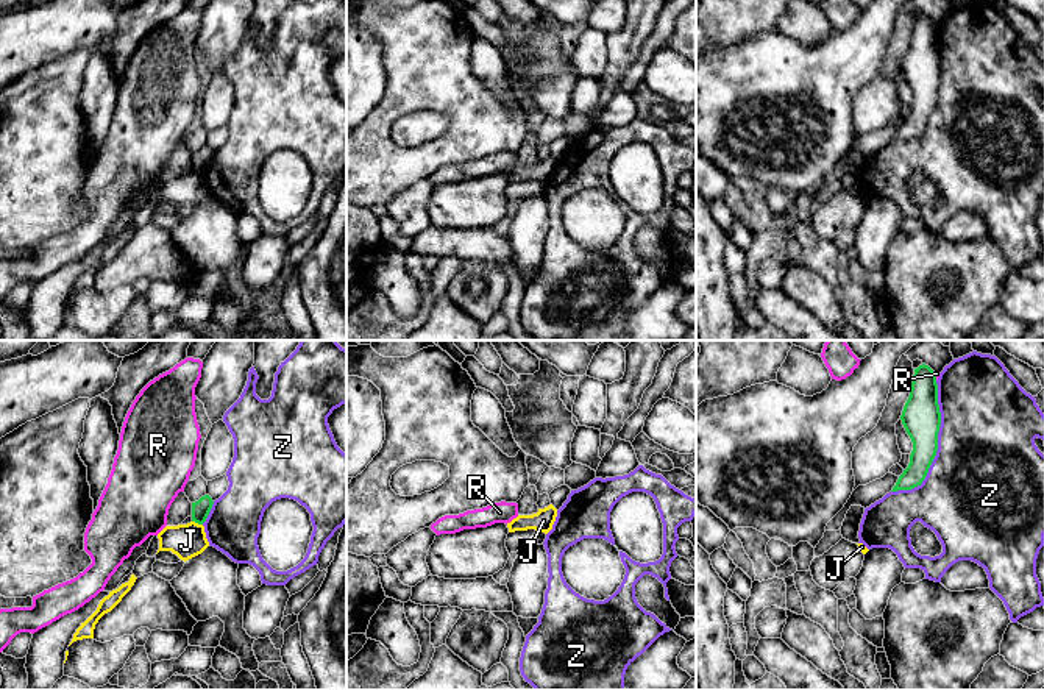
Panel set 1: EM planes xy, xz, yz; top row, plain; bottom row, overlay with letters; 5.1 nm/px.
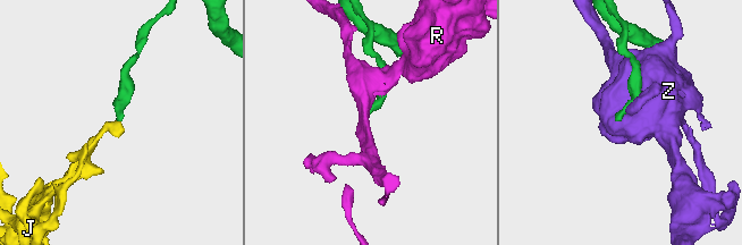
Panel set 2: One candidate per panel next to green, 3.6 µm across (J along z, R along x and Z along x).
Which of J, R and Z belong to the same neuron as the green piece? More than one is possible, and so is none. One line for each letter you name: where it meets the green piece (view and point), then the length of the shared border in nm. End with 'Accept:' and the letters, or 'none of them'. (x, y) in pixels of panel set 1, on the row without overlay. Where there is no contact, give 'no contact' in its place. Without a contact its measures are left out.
Accept: none of them

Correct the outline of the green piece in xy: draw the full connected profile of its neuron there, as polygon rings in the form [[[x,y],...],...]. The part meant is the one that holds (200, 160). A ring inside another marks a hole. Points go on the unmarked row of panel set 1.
[[[209,145],[201,147],[198,151],[192,153],[192,172],[203,175],[212,159],[212,148]]]

